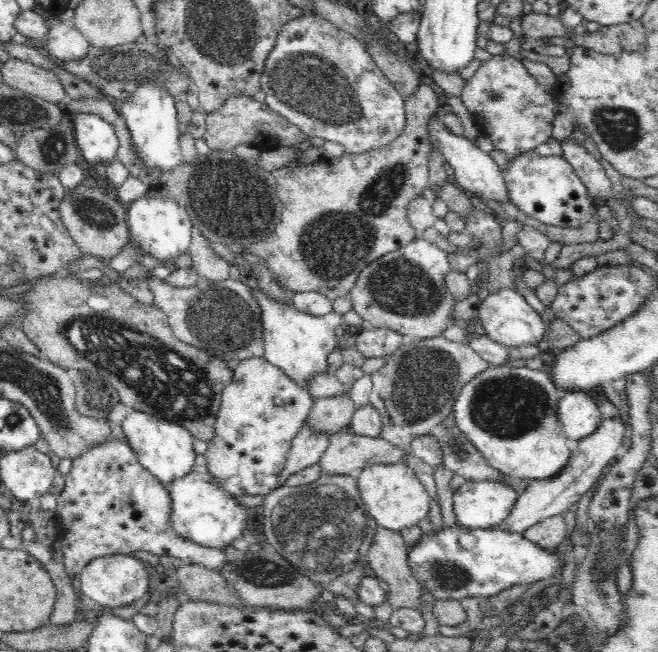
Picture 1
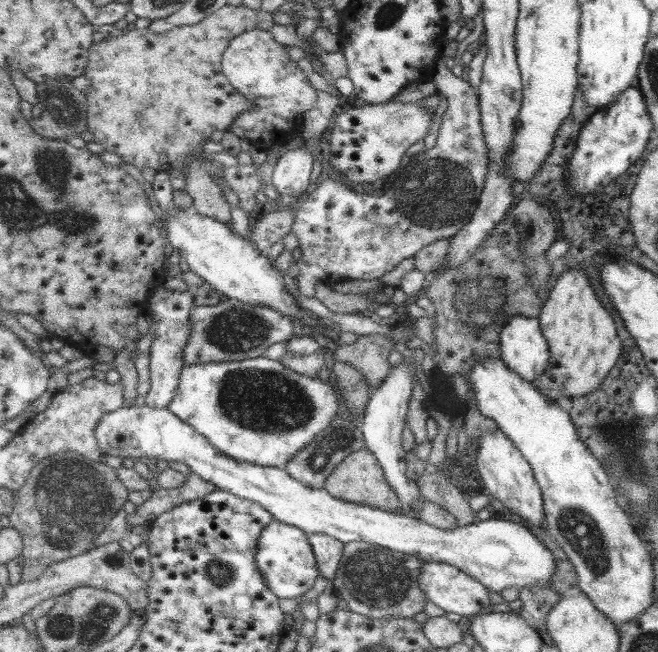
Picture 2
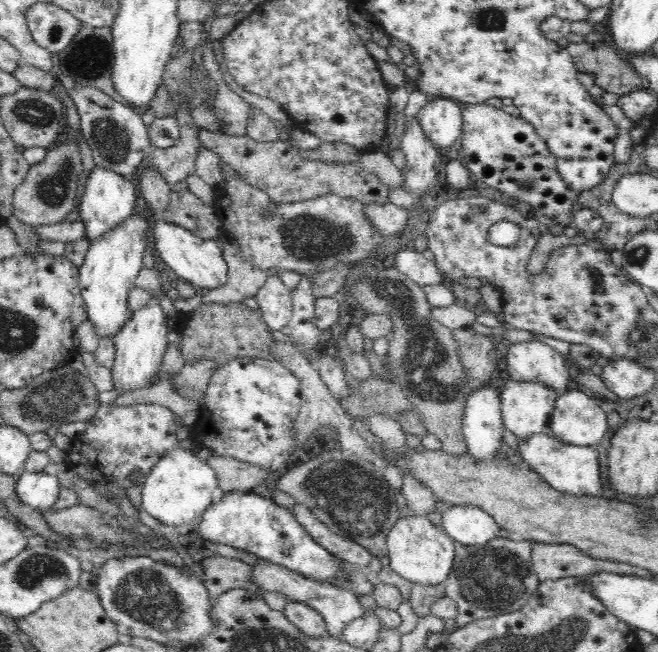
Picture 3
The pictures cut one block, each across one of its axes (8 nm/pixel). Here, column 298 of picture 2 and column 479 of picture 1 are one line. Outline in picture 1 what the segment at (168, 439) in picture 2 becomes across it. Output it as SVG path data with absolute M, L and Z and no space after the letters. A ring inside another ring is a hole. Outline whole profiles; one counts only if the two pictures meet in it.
M466 481L453 492L457 524L468 529L496 528L510 516L519 495L503 482Z

